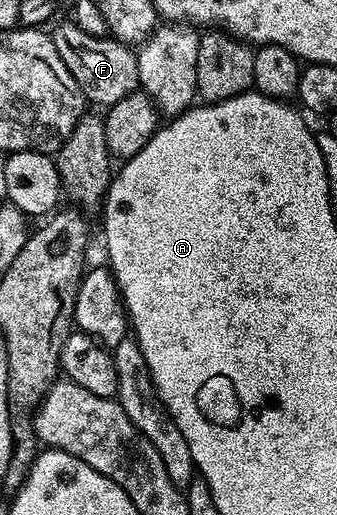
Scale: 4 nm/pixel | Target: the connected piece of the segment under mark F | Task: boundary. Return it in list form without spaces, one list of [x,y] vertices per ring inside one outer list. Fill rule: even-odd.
[[[66,20],[52,30],[56,48],[60,52],[60,60],[74,77],[74,83],[87,103],[95,102],[98,108],[109,108],[116,100],[124,100],[124,96],[135,93],[138,85],[138,59],[135,51],[127,45],[111,40],[109,37],[97,38],[88,36],[73,20]]]

